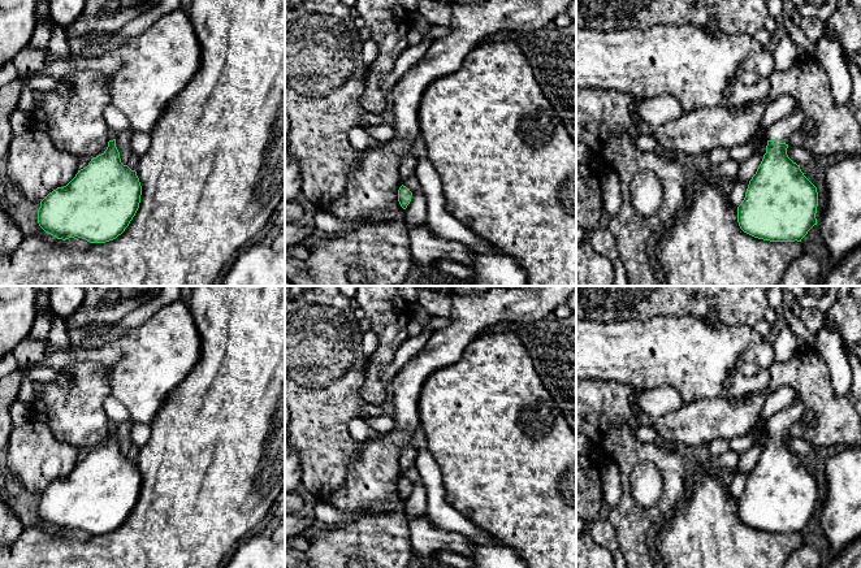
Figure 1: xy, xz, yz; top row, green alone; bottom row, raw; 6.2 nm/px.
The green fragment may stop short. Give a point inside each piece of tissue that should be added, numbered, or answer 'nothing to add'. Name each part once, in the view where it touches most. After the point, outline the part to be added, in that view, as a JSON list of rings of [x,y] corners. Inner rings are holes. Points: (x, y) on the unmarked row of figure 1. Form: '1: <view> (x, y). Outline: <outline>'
1: yz (782, 420). Outline: [[[793,400],[787,408],[771,416],[771,419],[767,421],[767,432],[778,429],[780,434],[787,435],[791,425],[799,421],[802,415],[804,404],[799,400]]]

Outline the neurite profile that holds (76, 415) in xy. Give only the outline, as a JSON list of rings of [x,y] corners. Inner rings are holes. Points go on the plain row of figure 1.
[[[77,361],[61,370],[73,380],[72,386],[44,383],[42,394],[31,407],[31,416],[42,421],[60,442],[94,450],[104,445],[109,433],[109,417],[104,411],[104,400],[111,395],[108,369],[98,363]]]

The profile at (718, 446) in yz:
[[[715,438],[708,445],[708,450],[711,456],[719,456],[730,450],[730,441]]]

